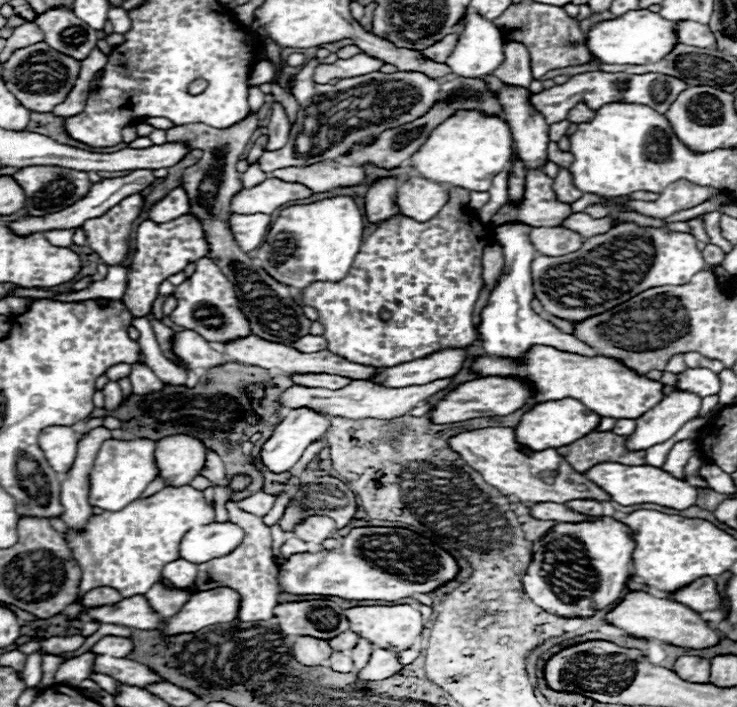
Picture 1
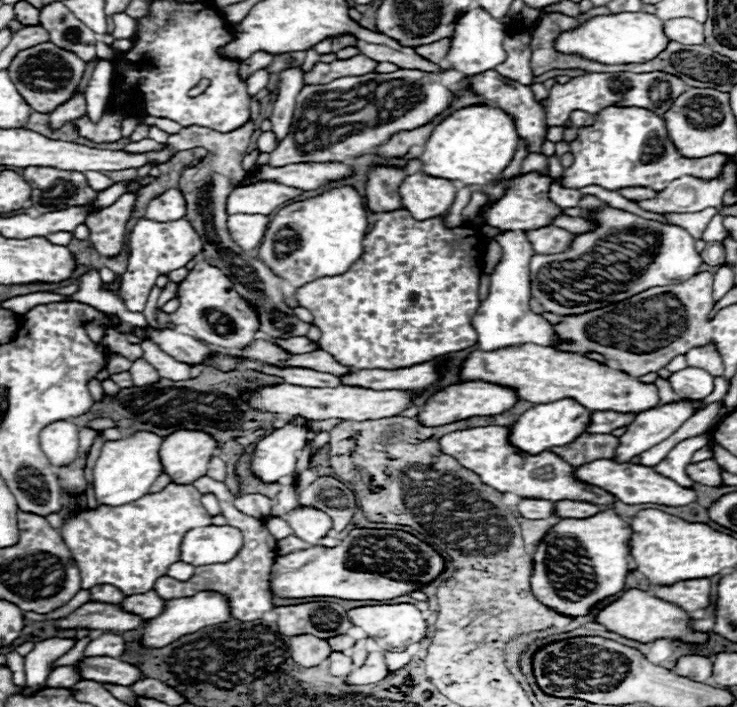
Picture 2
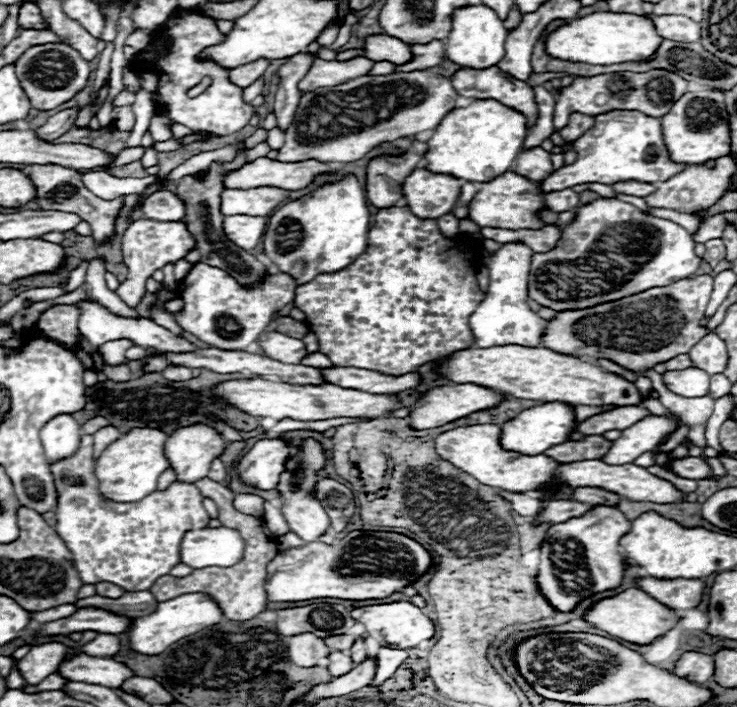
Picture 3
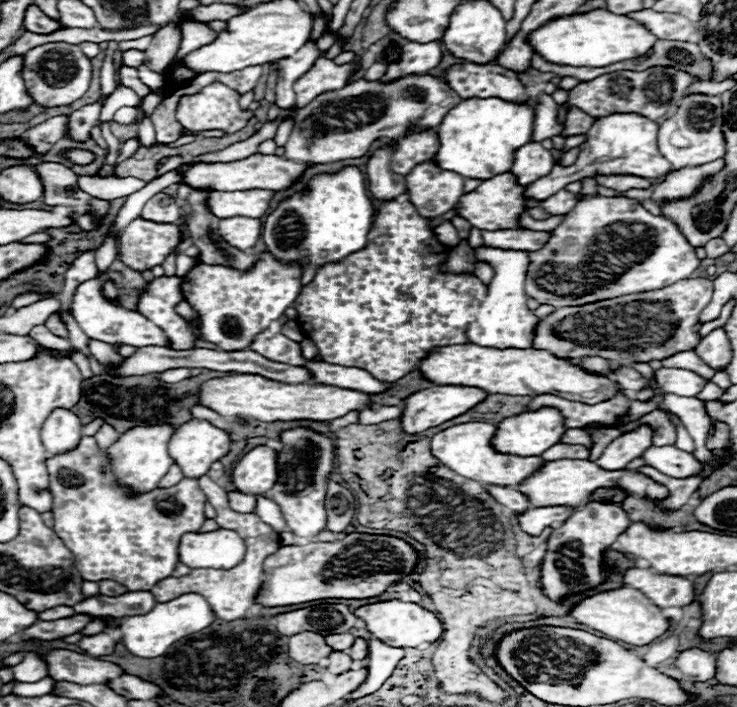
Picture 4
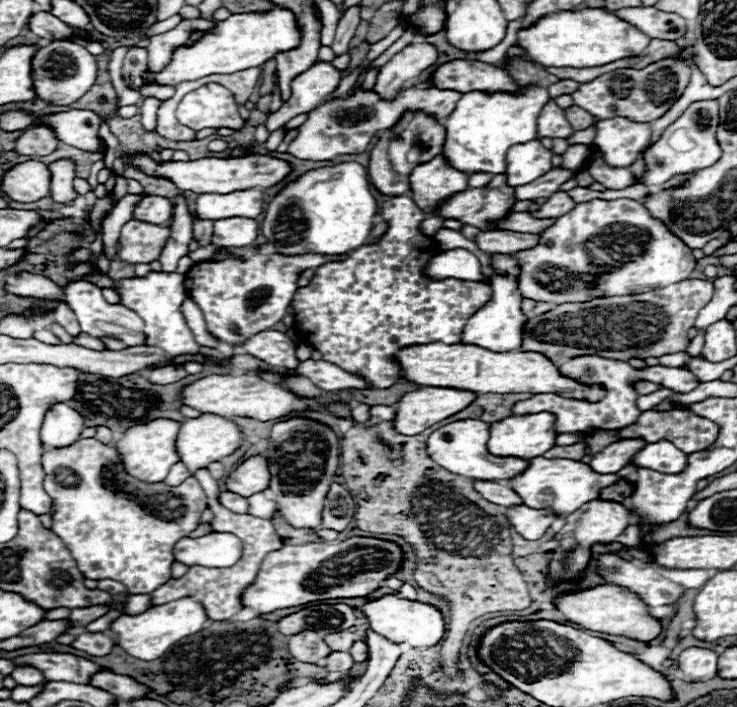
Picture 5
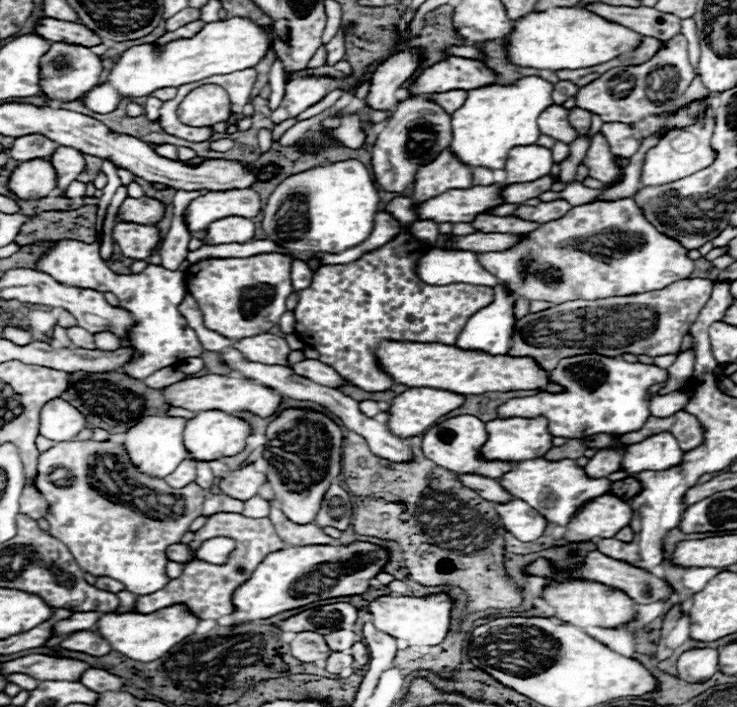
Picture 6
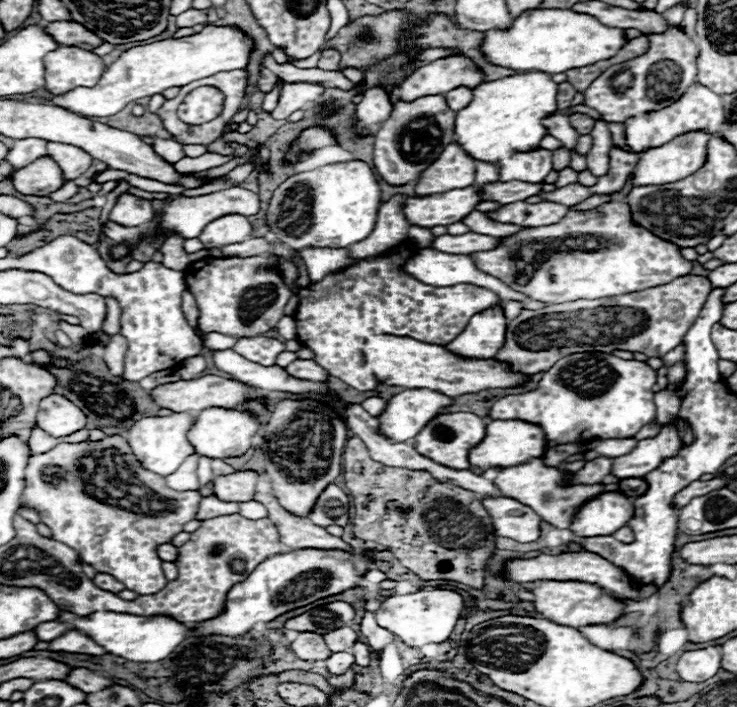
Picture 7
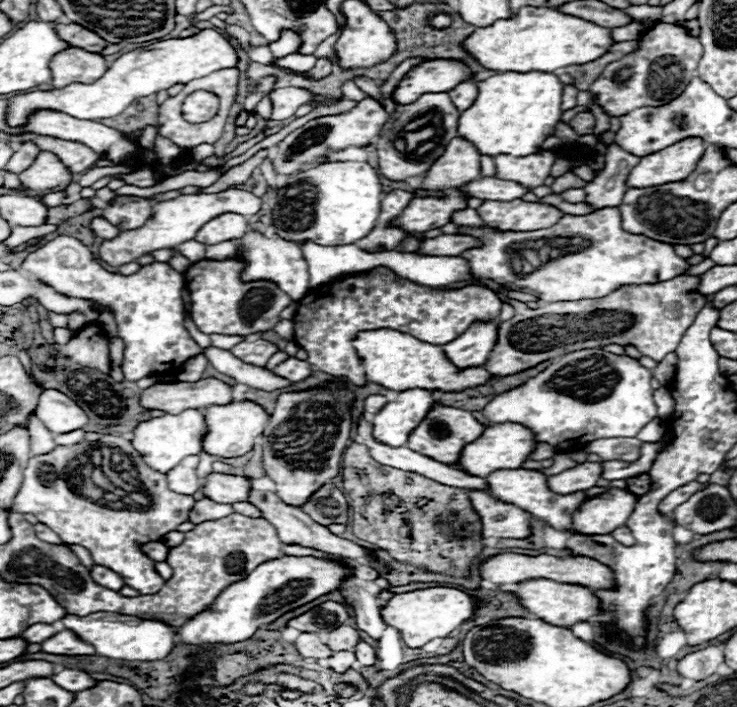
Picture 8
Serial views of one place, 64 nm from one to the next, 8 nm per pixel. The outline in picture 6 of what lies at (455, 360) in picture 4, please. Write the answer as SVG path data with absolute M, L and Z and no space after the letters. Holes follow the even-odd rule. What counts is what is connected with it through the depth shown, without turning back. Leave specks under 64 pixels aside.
M378 342L374 352L382 368L398 384L414 388L438 388L456 394L484 394L484 392L514 392L514 390L546 390L562 392L564 388L548 380L548 372L530 356L492 356L482 350L460 350L448 344L422 342Z

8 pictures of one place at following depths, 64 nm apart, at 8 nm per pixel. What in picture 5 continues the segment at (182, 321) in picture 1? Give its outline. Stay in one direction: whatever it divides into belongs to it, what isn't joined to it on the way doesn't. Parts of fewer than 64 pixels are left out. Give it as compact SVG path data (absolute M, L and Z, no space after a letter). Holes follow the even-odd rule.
M256 254L252 258L248 258L246 262L238 262L238 260L224 260L224 262L198 262L194 264L186 276L184 276L184 288L188 298L192 298L198 308L204 314L206 320L206 328L208 332L224 342L230 344L232 348L242 346L248 338L252 338L258 332L268 330L270 326L274 326L276 322L280 322L286 316L286 310L296 294L298 289L297 280L302 270L312 268L316 270L318 266L322 266L328 260L338 260L338 258L324 258L320 254L302 254L302 256L292 256L292 258L284 258L280 254Z

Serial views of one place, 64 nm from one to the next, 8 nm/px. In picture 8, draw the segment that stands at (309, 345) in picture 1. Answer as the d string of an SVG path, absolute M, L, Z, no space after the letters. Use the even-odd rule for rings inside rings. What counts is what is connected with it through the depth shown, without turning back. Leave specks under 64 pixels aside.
M242 340L240 344L236 344L232 348L232 354L242 358L244 362L248 364L254 364L254 366L266 366L266 362L278 352L278 346L268 342L268 340Z

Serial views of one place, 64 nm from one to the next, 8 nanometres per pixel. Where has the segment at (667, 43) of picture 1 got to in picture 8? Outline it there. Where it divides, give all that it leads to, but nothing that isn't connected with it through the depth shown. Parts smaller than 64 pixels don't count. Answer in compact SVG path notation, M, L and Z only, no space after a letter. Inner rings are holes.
M528 6L528 10L520 10L520 14L508 22L496 22L496 26L488 26L488 30L476 30L464 42L466 50L484 68L500 72L556 72L558 68L588 64L604 56L612 44L612 30L546 6L536 10Z

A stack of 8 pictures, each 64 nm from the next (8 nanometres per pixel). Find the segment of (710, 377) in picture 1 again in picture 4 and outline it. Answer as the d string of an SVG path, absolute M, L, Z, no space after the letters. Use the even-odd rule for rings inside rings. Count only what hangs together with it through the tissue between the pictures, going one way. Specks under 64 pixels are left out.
M660 368L654 374L664 392L672 392L678 396L696 396L708 384L708 380L704 380L700 374L692 370Z

